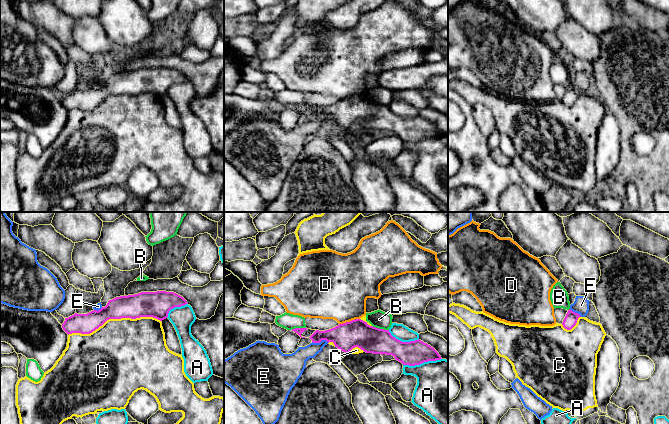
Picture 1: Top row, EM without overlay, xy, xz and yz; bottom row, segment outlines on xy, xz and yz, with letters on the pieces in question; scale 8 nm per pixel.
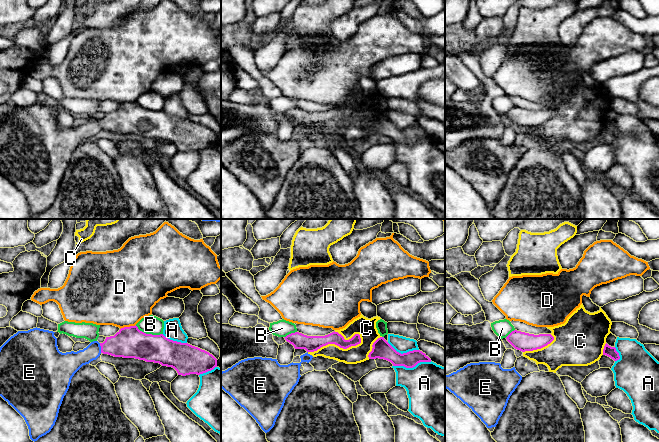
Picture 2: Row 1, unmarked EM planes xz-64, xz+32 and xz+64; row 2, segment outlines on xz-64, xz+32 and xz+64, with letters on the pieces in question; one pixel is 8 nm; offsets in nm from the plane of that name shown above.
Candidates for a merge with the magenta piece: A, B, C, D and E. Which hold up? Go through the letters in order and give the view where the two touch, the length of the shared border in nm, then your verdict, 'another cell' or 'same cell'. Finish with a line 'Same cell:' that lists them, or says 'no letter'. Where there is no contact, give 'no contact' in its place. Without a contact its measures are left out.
A: contact in xz; length 320 nm; another cell
B: contact in xz; length 140 nm; another cell
C: contact in xy; length 750 nm; another cell
D: contact in xz; length 180 nm; another cell
E: contact in xz; length 140 nm; same cell
Same cell: E

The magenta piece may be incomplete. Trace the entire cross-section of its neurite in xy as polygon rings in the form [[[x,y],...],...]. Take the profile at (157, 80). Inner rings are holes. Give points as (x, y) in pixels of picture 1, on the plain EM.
[[[157,67],[125,71],[109,76],[105,83],[100,78],[87,90],[75,89],[65,94],[62,104],[68,111],[90,110],[109,95],[153,93],[162,97],[168,93],[171,85],[186,80],[187,77],[174,68]]]

